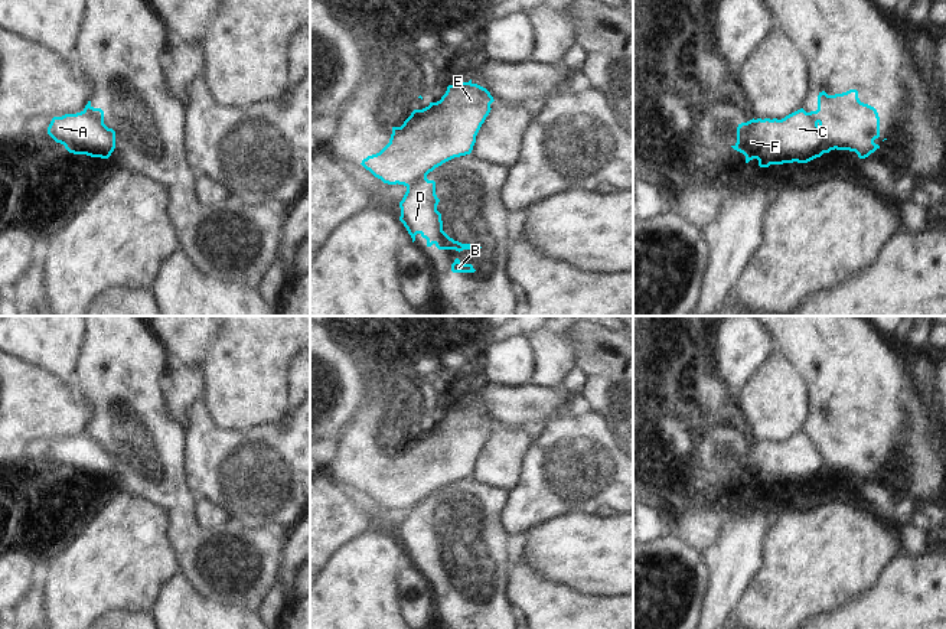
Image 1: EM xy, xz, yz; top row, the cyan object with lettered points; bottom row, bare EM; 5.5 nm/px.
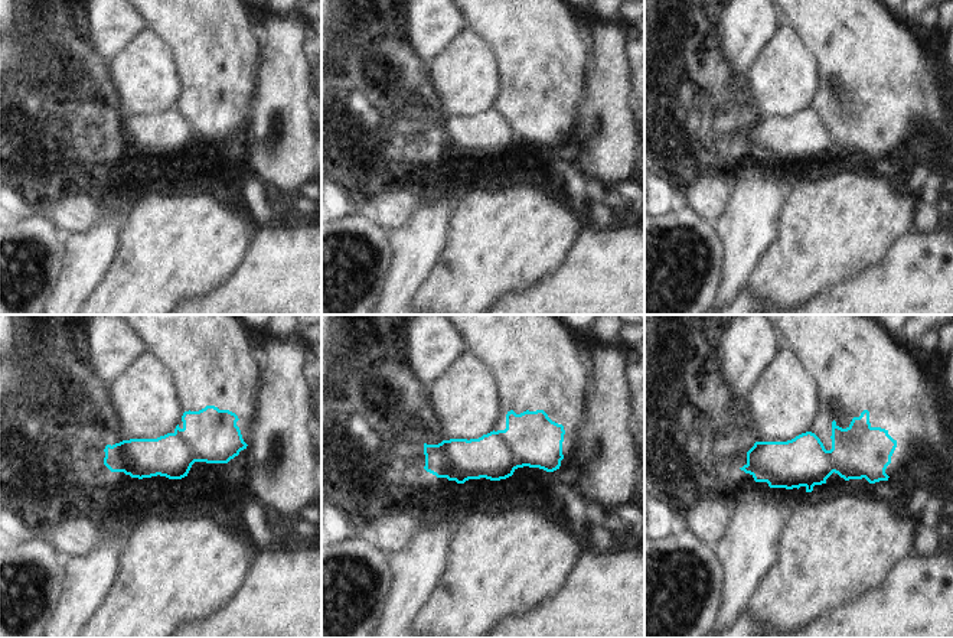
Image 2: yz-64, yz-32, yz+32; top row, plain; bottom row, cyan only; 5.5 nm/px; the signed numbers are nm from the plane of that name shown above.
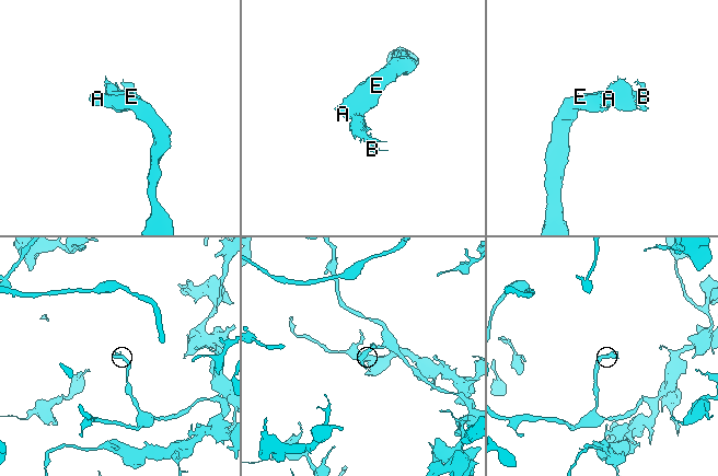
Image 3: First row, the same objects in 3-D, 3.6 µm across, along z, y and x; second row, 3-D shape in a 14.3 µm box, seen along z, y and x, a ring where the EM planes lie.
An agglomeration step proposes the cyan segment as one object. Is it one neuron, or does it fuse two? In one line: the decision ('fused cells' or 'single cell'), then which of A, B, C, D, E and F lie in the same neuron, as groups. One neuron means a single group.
fused cells | A C E F / B D

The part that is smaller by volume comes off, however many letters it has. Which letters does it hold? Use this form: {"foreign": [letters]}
{"foreign": ["B", "D"]}

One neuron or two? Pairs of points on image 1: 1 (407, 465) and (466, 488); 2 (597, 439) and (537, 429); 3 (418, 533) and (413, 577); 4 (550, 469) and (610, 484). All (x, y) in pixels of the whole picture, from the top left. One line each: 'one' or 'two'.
1: two
2: two
3: two
4: one

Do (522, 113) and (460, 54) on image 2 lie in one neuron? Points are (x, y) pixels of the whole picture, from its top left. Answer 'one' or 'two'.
two

